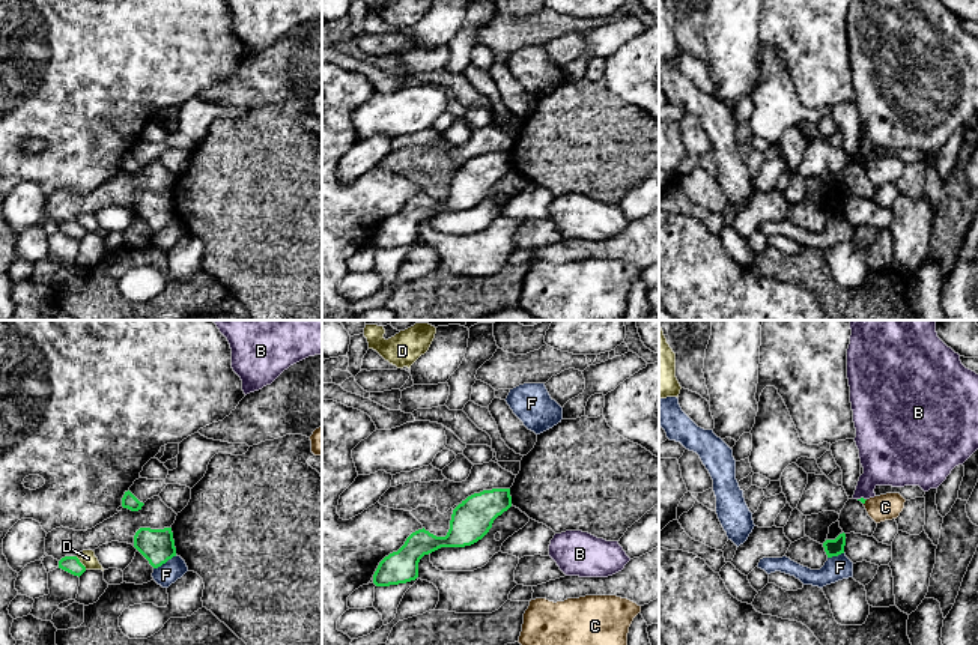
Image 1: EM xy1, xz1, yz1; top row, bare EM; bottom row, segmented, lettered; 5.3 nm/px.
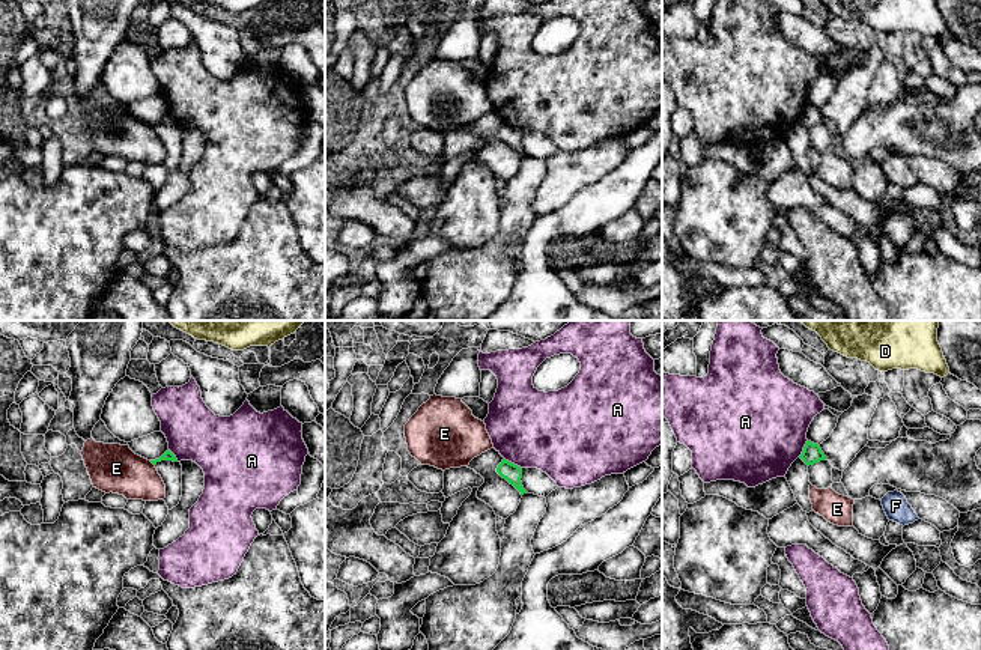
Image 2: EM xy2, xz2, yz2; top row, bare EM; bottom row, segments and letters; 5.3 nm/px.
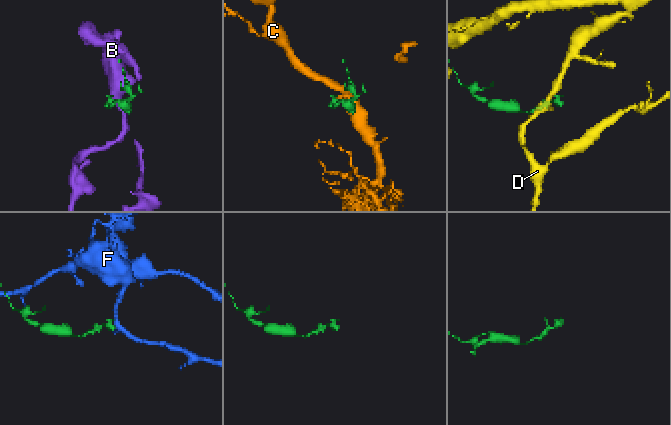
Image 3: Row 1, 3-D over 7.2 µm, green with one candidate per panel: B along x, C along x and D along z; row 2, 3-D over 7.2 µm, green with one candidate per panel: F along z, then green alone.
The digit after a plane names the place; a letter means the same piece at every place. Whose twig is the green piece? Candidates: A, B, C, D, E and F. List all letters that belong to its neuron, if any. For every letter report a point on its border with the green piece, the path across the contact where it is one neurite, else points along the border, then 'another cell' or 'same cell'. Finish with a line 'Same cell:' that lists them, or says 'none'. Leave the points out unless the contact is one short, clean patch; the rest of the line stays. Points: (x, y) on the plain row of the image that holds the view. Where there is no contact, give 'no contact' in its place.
A: meets green in xz2 at (513, 127); another cell
B: meets green in yz1 at (861, 161); border along yz1 (865, 161), (858, 163); another cell
C: meets green in yz1 at (864, 166); runs through yz1 (861, 163), (864, 166), (885, 170); same cell
D: meets green in xy1 at (80, 226); border along xy1 (75, 220), (86, 232); another cell
E: meets green in xy2 at (152, 125); another cell
F: meets green in xy1 at (164, 226); another cell
Same cell: C

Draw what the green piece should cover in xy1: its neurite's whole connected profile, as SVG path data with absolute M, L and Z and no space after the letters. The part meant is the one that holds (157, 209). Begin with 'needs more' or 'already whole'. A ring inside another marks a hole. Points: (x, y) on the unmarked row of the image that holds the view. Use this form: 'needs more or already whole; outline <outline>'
already whole; outline M140 191L134 198L134 210L149 224L153 232L161 230L176 220L172 191Z

